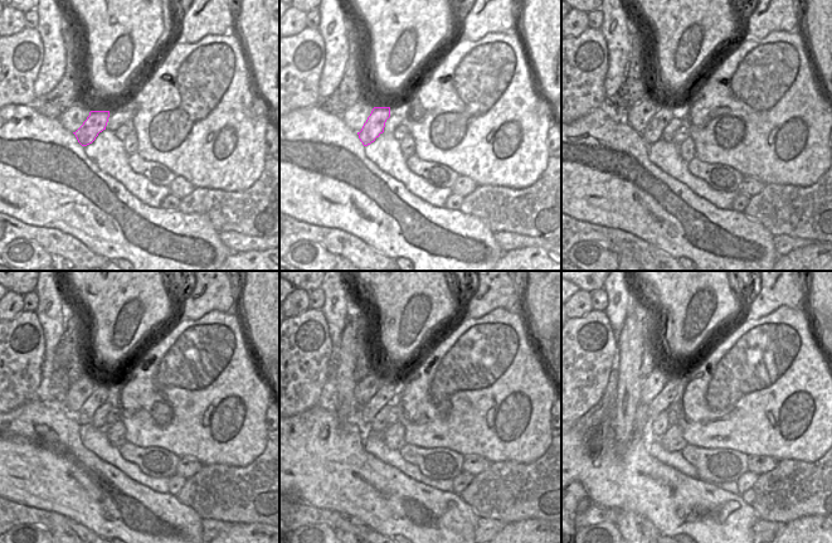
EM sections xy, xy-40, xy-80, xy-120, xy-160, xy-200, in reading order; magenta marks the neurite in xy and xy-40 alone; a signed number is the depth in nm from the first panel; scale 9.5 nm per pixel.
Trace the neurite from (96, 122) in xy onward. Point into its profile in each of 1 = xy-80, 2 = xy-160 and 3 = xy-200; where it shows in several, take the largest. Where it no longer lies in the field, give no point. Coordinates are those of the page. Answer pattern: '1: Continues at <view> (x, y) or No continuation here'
1: Continues at xy-80 (652, 132)
2: Continues at xy-160 (385, 393)
3: Continues at xy-200 (674, 387)

